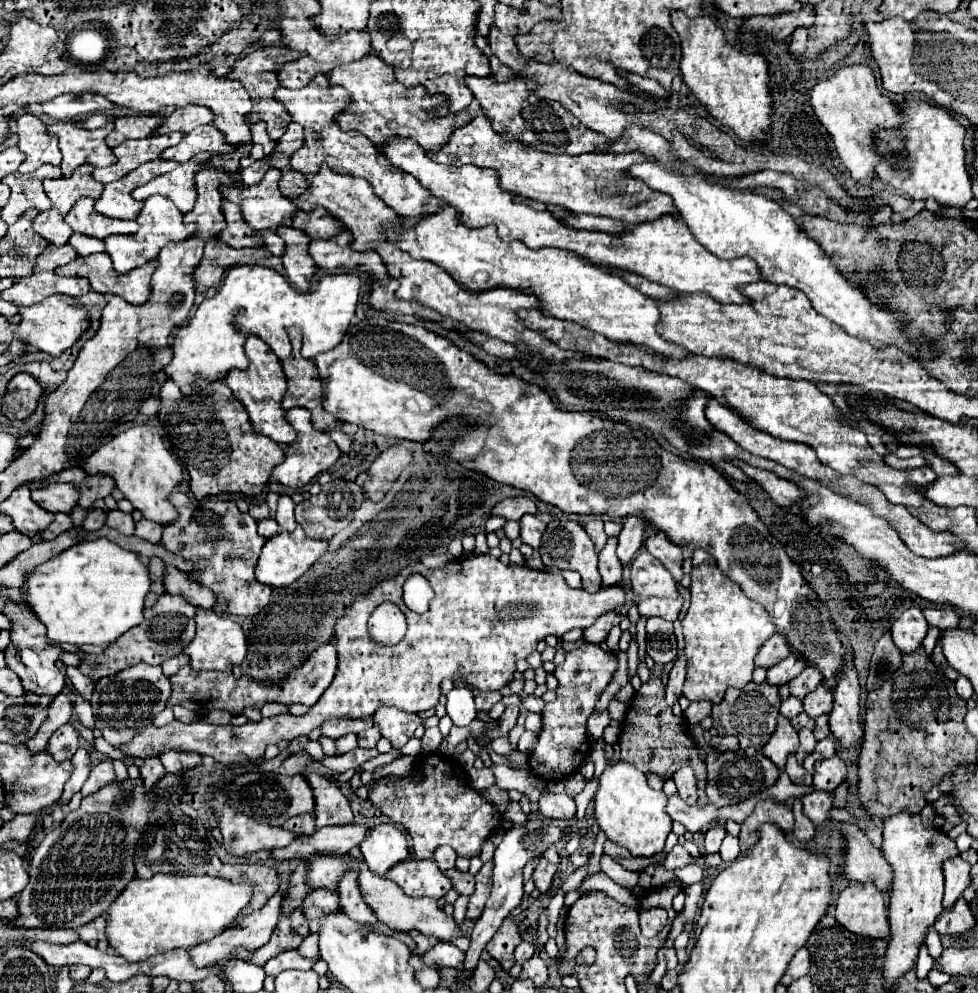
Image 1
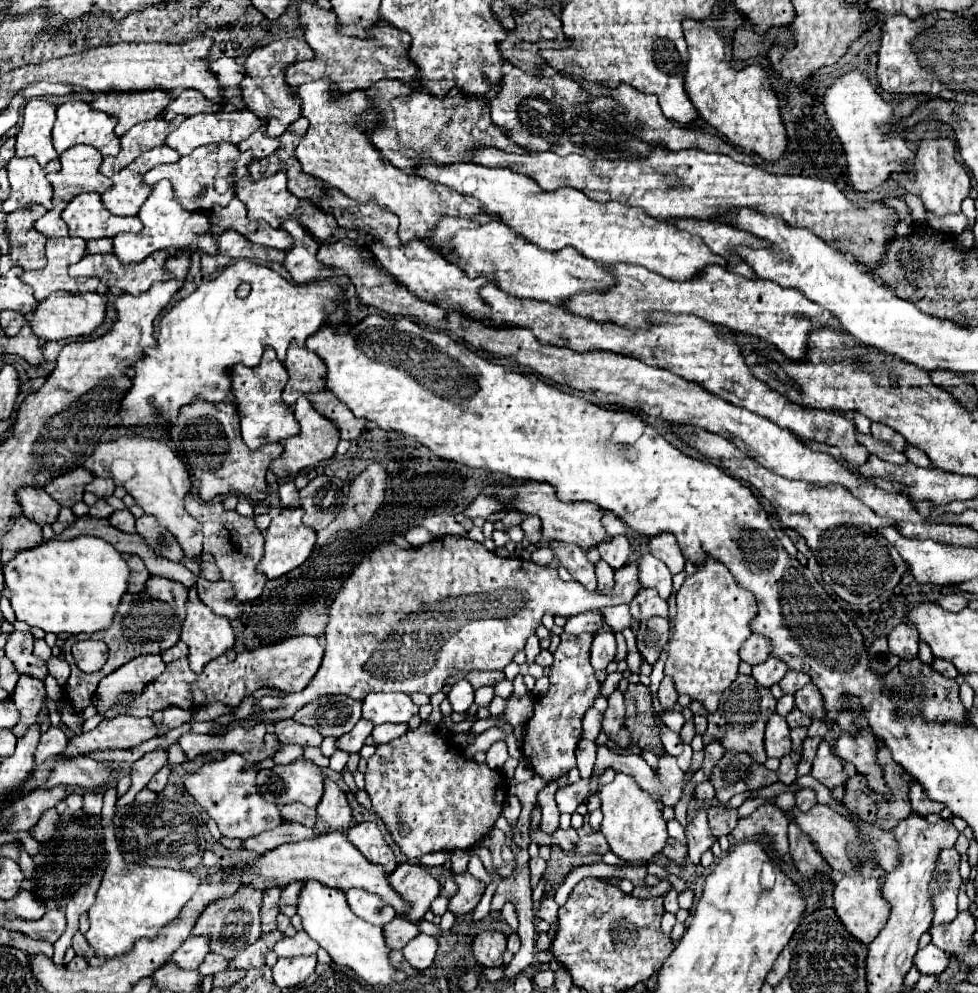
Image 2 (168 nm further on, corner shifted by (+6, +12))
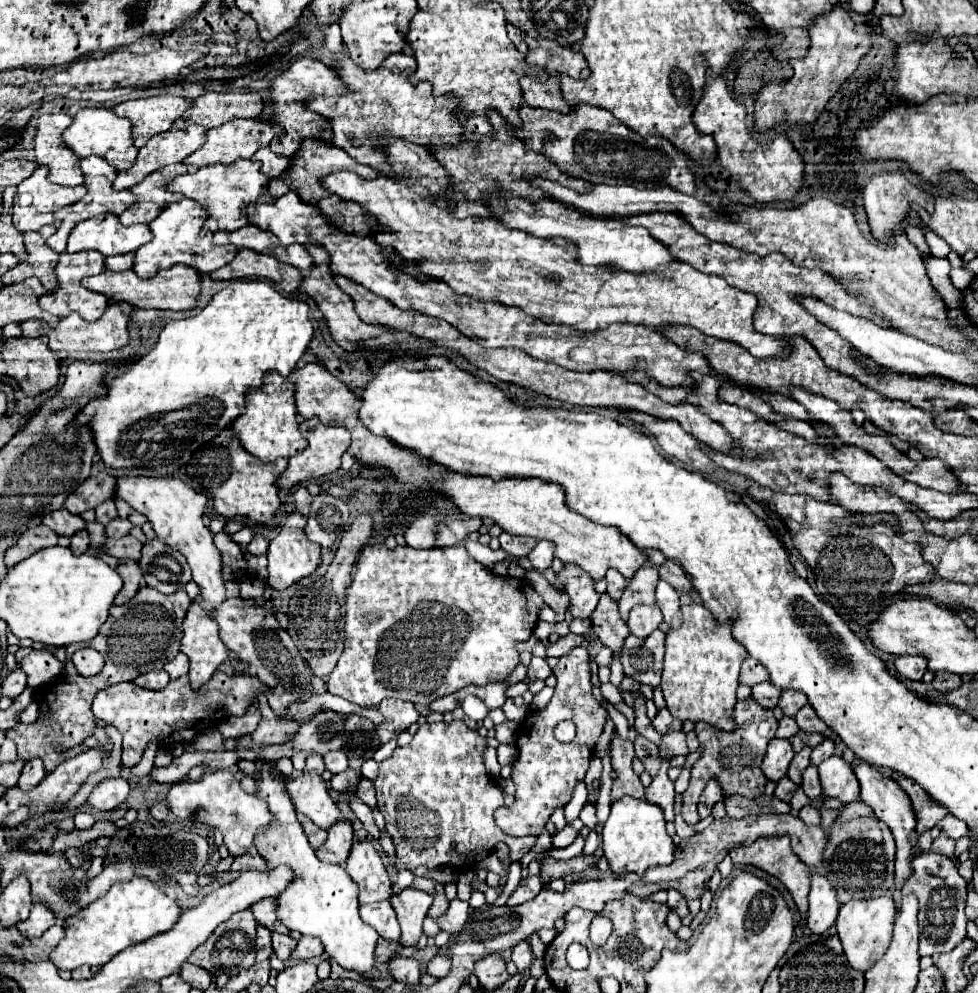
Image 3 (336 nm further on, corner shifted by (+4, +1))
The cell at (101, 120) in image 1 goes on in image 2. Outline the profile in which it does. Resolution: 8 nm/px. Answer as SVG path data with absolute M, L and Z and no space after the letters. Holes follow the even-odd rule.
M161 89L137 91L137 93L111 93L99 95L91 105L117 119L115 133L121 137L133 125L155 119L173 101L173 95Z

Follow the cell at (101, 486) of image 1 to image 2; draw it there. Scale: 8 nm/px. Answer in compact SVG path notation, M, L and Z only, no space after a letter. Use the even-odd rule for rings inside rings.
M97 477L91 485L87 485L87 491L91 491L93 495L97 495L99 499L107 499L115 491L115 481L113 479L99 479Z

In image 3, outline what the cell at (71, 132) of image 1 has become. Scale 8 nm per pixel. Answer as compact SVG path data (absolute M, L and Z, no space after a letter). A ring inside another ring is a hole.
M83 108L73 116L73 124L63 132L63 142L77 154L79 158L85 156L101 156L117 170L127 170L133 166L137 158L137 148L133 146L131 138L131 124L127 118L115 116L107 108Z

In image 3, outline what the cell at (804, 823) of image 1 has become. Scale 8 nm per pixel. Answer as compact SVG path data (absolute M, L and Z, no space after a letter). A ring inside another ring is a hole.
M811 872L811 892L809 892L809 912L807 912L809 928L815 934L823 934L835 924L837 910L839 910L837 892L827 880L827 876Z

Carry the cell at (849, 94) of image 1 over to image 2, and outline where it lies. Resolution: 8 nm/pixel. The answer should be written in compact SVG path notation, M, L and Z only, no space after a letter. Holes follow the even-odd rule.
M851 71L839 77L825 93L825 111L827 117L837 131L843 151L847 155L849 179L855 191L867 193L883 185L893 173L905 171L905 165L913 161L915 153L907 147L903 139L899 143L885 143L885 135L889 133L889 119L893 117L893 109L881 95L871 87L867 77L861 71Z

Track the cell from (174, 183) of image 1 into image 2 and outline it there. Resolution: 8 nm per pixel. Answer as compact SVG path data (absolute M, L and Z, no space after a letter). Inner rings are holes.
M213 143L195 149L191 155L181 157L177 163L153 167L145 173L145 183L155 185L161 179L169 179L175 189L175 197L187 211L211 211L213 205L227 205L235 197L235 183L249 175L247 165L253 161L253 153L241 153L235 145Z

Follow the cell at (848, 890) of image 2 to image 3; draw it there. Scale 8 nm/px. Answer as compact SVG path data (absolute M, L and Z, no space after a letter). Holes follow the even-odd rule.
M879 896L869 900L849 900L839 908L837 916L837 936L843 942L843 952L849 960L849 964L855 970L867 972L875 960L879 960L891 942L893 932L893 920L895 920L895 902L891 896Z

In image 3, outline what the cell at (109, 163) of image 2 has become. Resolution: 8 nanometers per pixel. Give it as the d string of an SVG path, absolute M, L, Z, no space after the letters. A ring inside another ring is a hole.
M189 126L187 130L167 130L159 136L153 136L143 148L139 148L135 164L125 170L117 172L115 190L125 190L137 182L141 182L147 174L167 166L181 162L185 156L193 154L205 142L205 128L203 126Z

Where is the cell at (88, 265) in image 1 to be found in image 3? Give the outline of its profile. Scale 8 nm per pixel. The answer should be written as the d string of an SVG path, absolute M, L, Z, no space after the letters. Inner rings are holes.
M175 264L167 270L157 272L153 278L137 278L135 272L113 272L105 270L97 276L91 276L87 280L81 280L81 284L87 290L105 294L111 302L127 302L135 308L159 308L159 310L189 310L195 306L195 298L199 296L199 272L195 272L191 266Z

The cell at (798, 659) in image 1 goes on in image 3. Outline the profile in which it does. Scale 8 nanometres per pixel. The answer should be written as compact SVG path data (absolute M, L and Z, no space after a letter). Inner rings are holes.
M763 682L763 684L753 686L753 694L751 696L757 700L757 704L763 704L765 708L775 708L777 702L779 702L781 690L771 686L769 682Z

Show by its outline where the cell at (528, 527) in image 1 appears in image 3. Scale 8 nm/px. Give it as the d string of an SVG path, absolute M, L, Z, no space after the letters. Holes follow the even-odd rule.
M539 540L537 542L537 546L529 552L529 560L531 560L531 564L533 564L533 568L535 570L539 570L539 572L543 572L545 568L549 568L551 566L551 560L553 560L553 544L551 542L547 542L547 540Z

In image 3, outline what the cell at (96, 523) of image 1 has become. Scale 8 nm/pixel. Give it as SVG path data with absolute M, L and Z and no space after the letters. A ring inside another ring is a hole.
M115 518L115 520L111 520L111 522L105 526L107 538L125 536L125 534L129 534L129 530L131 530L131 522L129 522L129 520L123 520L123 518Z

